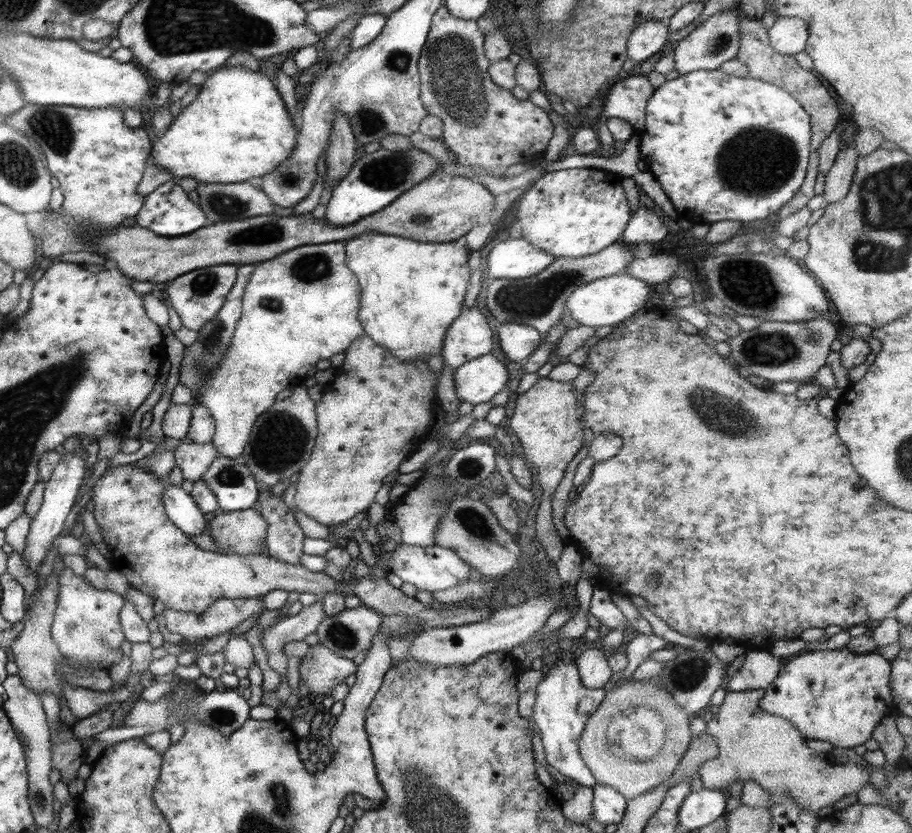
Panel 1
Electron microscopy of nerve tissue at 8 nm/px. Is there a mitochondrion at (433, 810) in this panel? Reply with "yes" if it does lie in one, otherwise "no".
yes

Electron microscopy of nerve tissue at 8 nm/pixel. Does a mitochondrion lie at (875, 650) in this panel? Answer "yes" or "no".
no

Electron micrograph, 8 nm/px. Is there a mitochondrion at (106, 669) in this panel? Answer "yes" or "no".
no

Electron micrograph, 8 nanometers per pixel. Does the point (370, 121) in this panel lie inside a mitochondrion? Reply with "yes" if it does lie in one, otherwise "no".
yes

